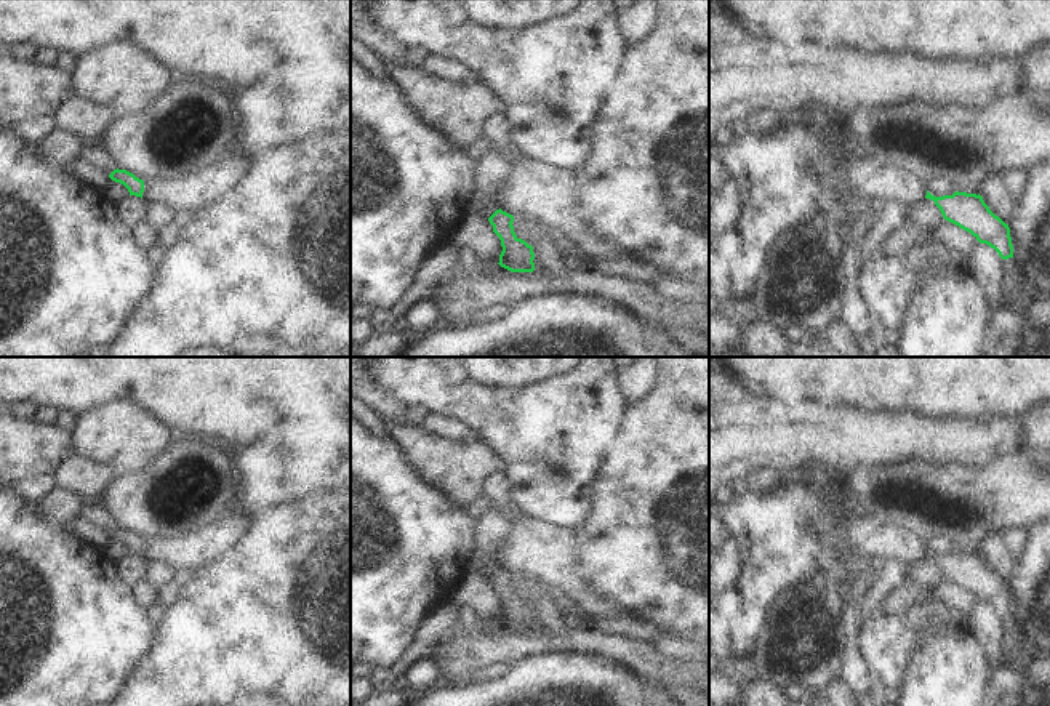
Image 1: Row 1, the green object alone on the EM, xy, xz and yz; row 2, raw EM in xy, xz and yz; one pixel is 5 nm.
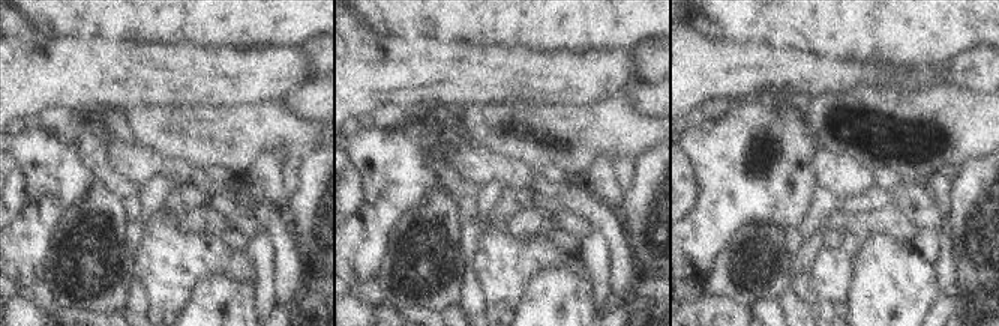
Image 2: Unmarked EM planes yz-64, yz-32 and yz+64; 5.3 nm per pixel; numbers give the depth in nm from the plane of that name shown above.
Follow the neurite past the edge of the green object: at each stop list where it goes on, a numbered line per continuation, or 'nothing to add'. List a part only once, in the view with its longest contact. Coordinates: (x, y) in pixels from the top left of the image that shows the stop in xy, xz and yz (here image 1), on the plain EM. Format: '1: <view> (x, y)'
1: yz (1013, 636)

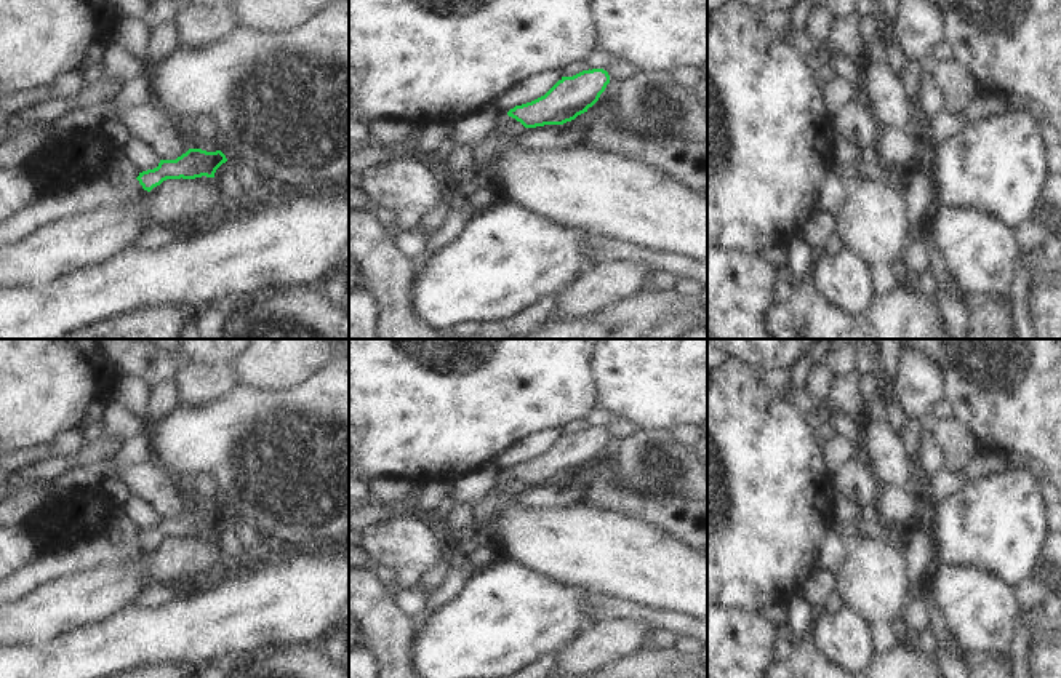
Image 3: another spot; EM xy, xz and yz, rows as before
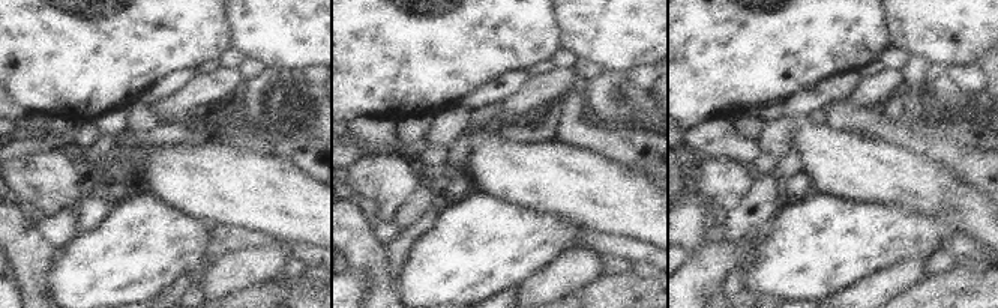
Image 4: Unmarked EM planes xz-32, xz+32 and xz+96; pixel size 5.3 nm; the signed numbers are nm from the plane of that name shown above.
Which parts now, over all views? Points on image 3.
nothing to add

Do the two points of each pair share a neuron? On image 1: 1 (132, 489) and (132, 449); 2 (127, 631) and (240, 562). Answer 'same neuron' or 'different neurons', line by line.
1: different neurons
2: different neurons

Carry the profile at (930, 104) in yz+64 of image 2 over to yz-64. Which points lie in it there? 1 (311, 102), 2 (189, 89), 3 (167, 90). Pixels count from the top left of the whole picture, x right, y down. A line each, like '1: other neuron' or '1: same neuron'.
1: other neuron
2: other neuron
3: other neuron

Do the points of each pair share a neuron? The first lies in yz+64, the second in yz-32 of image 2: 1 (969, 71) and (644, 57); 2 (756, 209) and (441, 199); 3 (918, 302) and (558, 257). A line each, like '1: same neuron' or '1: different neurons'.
1: same neuron
2: different neurons
3: different neurons

